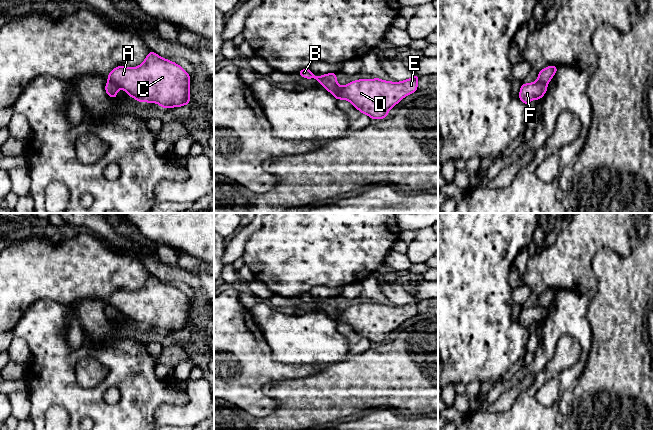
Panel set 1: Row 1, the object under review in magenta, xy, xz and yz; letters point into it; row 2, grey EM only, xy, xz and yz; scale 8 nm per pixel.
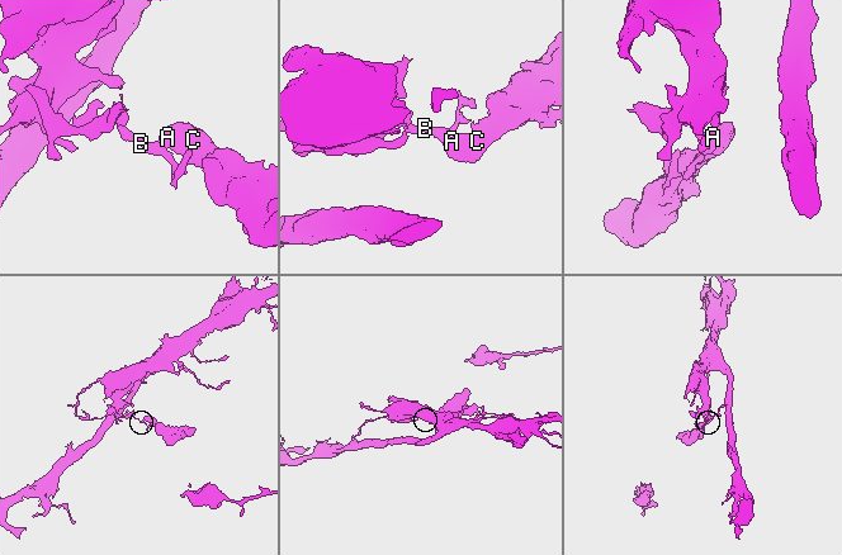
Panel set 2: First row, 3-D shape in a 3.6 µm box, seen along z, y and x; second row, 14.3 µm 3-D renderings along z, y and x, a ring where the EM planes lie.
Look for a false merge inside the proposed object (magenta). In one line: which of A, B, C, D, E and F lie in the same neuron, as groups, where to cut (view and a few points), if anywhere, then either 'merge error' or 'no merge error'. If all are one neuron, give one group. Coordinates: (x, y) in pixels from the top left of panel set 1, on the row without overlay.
groups A C D E / B F; cut xy (109, 304), (118, 312); merge error

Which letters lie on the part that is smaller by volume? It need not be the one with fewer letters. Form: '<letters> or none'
A, C, D, E

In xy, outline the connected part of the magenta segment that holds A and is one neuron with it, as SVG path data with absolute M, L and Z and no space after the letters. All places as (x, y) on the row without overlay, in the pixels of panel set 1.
M152 275L148 277L141 289L135 292L118 290L109 297L107 302L139 326L155 326L162 332L189 329L190 298L178 288L162 282Z

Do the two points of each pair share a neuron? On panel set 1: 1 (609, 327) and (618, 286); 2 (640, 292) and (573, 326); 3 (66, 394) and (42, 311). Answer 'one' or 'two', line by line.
1: one
2: two
3: one

